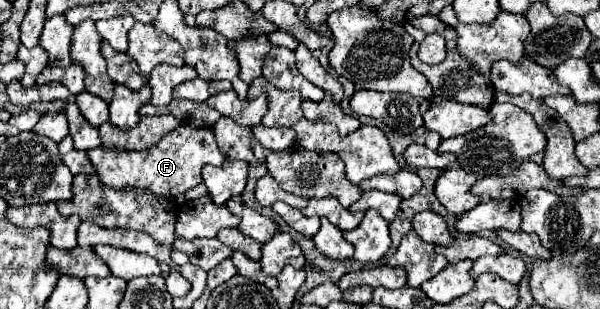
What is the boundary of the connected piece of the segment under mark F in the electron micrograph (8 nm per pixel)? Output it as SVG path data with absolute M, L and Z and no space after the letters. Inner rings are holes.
M180 125L176 131L168 133L154 149L148 151L116 151L106 147L96 147L88 151L90 161L96 167L96 175L108 187L140 187L150 189L156 195L178 197L188 189L202 183L200 169L204 165L220 165L226 157L220 153L212 129Z

